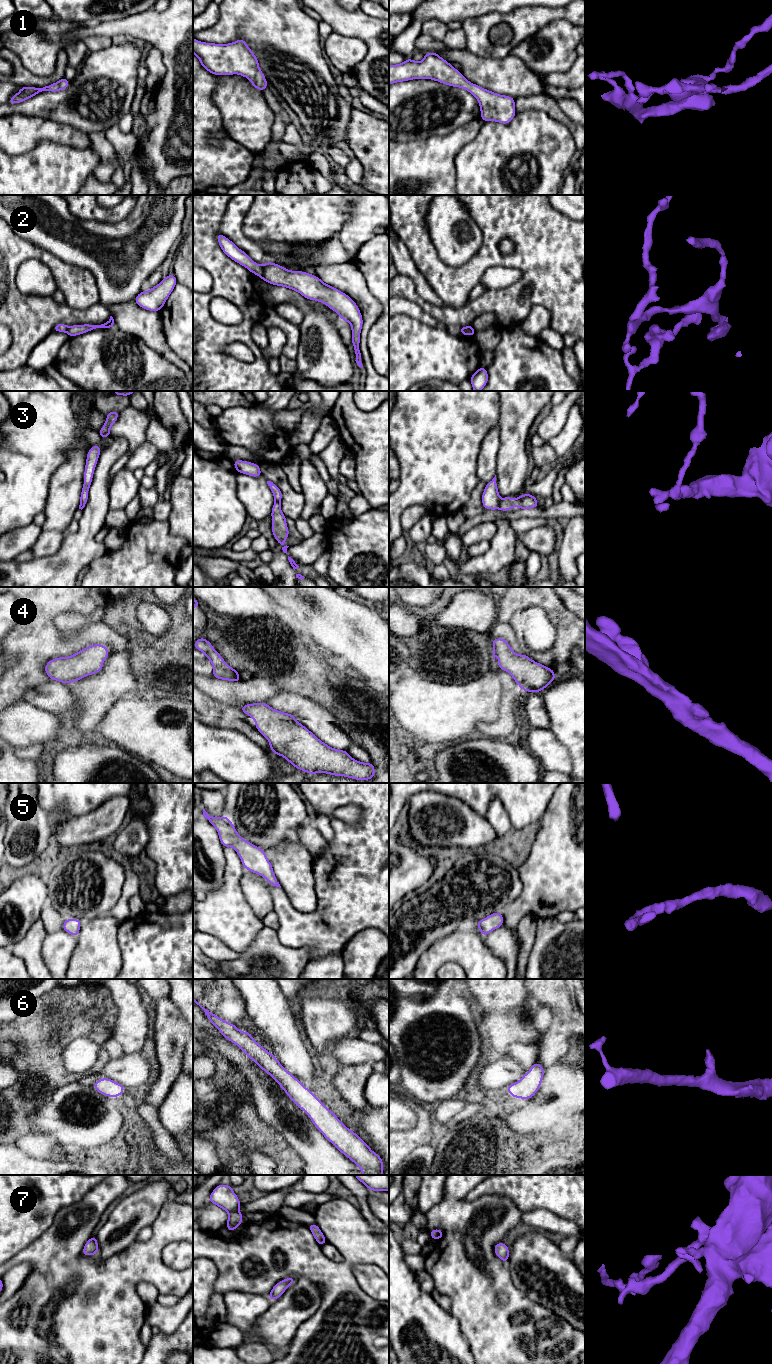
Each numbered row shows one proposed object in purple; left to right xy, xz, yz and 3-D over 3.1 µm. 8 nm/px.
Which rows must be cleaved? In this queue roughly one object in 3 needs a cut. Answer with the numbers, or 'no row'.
2, 3

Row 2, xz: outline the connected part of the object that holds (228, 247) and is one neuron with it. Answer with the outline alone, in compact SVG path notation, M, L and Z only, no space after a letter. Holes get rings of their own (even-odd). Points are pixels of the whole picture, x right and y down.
M221 233L217 234L217 241L222 251L233 261L247 268L258 277L262 276L263 265L255 263L243 250L239 249L231 240Z

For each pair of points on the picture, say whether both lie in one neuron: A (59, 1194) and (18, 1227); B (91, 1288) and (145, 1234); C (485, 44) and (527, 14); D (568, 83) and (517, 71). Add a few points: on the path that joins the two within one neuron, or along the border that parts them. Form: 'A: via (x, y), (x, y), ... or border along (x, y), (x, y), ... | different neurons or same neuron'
A: via (47, 1206), (42, 1220), (30, 1220) | same neuron
B: border along (151, 1224), (152, 1235), (144, 1241), (137, 1242) | different neurons
C: via (485, 30), (495, 18), (513, 18) | same neuron
D: border along (536, 75), (544, 86) | different neurons

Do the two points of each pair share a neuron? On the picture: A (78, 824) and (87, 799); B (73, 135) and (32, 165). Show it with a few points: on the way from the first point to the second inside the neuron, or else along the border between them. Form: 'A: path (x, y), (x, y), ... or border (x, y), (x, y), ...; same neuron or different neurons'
A: border (103, 803), (83, 814), (72, 816); different neurons
B: border (38, 141), (53, 141), (84, 149); different neurons

